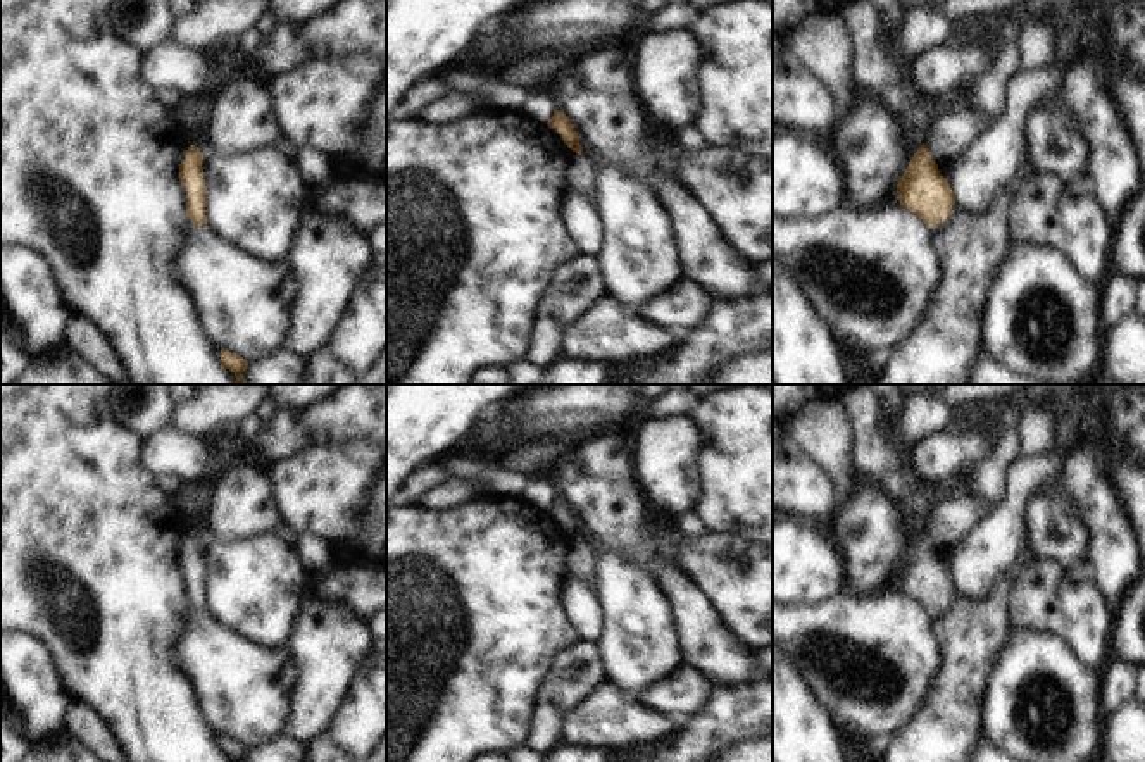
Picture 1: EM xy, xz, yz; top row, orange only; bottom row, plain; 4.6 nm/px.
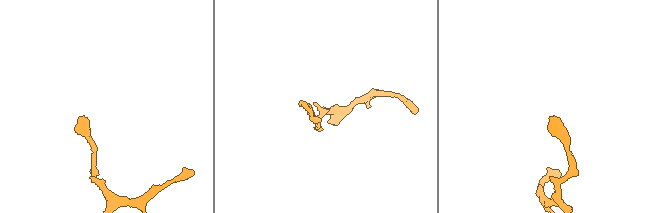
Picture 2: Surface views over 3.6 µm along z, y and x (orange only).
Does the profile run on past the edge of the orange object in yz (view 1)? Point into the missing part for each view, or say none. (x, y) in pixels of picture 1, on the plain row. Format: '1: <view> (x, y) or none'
1: none

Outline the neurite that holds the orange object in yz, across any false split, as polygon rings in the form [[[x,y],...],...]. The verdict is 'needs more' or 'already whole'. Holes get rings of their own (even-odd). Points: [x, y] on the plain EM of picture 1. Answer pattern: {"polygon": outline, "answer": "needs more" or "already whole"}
{"polygon": [[[924,529],[910,545],[897,571],[897,579],[900,591],[923,605],[928,615],[933,610],[943,610],[952,602],[955,581]]], "answer": "already whole"}

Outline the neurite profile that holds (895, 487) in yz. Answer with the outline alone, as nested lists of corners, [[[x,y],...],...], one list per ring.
[[[890,469],[883,472],[881,483],[885,486],[885,491],[897,500],[898,503],[905,505],[912,519],[924,528],[928,521],[928,510],[926,502],[919,498],[902,479],[900,472],[897,469]]]

